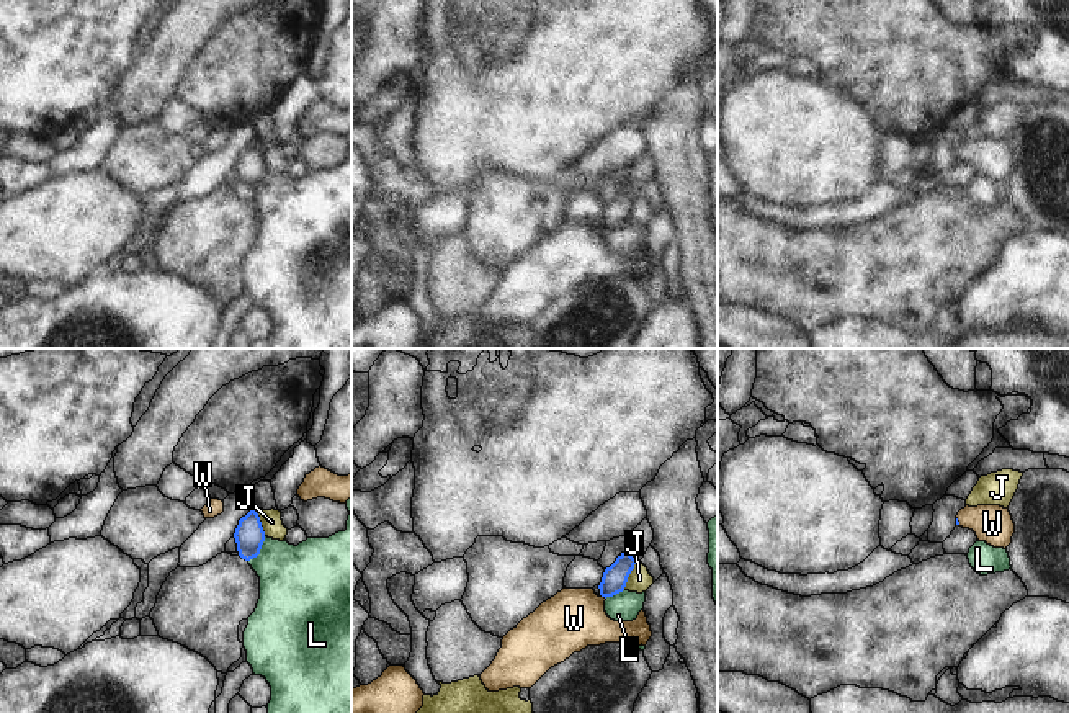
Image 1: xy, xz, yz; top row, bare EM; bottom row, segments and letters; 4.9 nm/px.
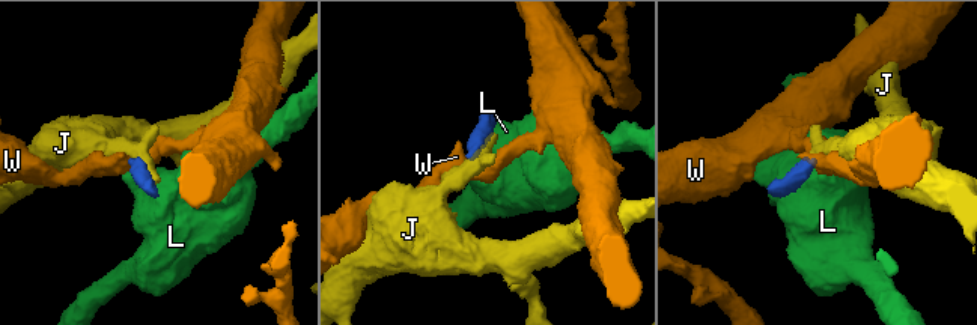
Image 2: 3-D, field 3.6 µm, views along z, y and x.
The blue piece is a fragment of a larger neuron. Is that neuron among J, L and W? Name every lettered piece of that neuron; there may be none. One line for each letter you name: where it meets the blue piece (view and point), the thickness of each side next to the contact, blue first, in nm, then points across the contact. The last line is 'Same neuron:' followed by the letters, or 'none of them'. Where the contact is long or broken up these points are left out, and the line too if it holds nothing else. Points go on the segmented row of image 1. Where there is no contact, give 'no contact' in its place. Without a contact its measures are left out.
W: contact xz (603, 596); calibres 120 and 300 nm; way xz (615, 578), (603, 596), (574, 618)
Same neuron: W

